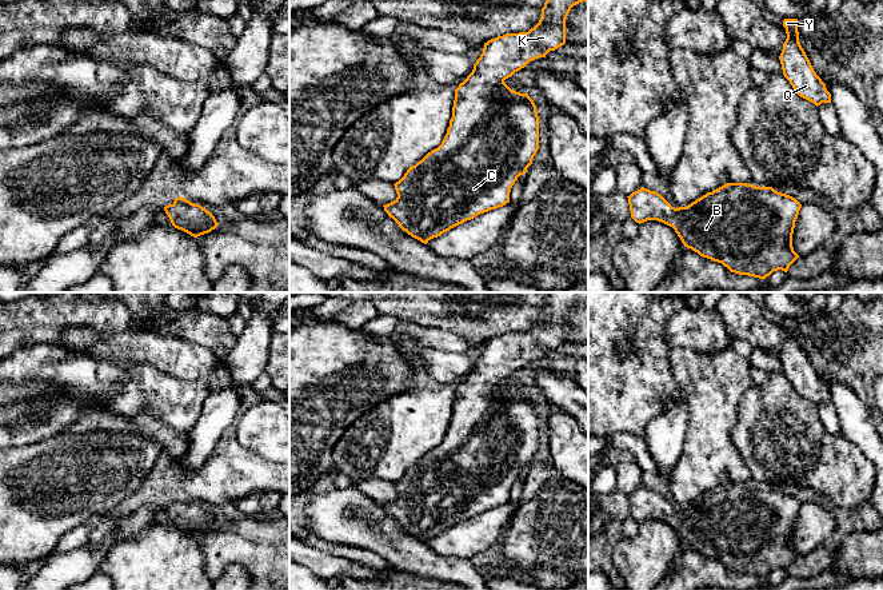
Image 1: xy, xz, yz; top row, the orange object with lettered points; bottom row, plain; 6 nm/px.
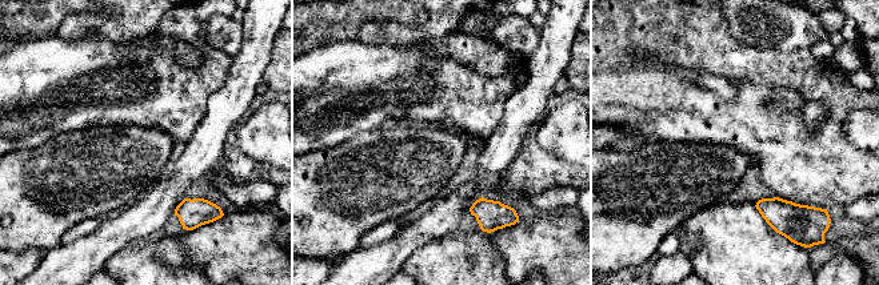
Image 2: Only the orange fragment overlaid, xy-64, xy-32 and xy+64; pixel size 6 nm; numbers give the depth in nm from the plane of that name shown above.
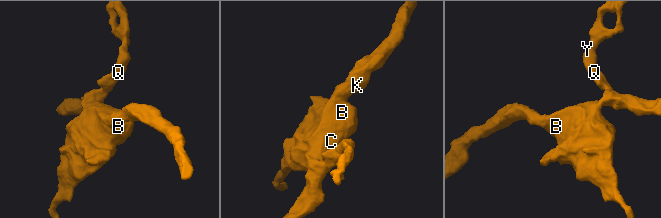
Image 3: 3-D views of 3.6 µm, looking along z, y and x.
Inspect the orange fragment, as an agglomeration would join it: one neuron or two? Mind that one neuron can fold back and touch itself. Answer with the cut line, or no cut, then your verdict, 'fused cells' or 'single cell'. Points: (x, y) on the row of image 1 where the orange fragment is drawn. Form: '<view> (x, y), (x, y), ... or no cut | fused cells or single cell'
no cut | single cell

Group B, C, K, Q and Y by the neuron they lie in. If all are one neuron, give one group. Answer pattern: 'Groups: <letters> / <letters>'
Groups: B C K Q Y

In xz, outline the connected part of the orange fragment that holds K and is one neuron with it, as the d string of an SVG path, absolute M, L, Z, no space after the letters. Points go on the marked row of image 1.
M546 0L539 23L528 32L506 33L484 43L472 72L455 89L452 117L442 144L407 170L393 184L397 198L383 206L403 231L427 244L451 228L510 203L512 186L526 174L539 150L540 119L534 100L527 93L512 91L504 80L530 61L546 57L550 51L566 44L566 19L571 8L582 1L588 0Z

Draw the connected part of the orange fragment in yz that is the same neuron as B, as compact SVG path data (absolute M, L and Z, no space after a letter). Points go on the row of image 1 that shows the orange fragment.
M727 183L679 208L672 207L660 194L644 187L627 198L631 218L636 223L658 220L672 227L684 247L722 263L731 272L766 279L778 270L787 272L799 258L792 247L792 234L802 204L772 187Z

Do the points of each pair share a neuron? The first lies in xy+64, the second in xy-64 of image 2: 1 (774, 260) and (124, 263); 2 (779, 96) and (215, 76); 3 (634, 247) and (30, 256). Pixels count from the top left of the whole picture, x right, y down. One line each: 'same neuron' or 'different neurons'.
1: same neuron
2: same neuron
3: different neurons

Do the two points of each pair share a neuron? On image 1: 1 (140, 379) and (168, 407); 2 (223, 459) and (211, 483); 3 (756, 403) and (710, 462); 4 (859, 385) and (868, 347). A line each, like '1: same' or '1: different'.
1: same
2: same
3: different
4: same

